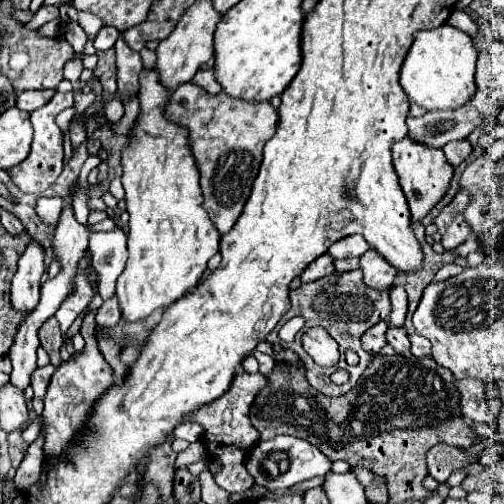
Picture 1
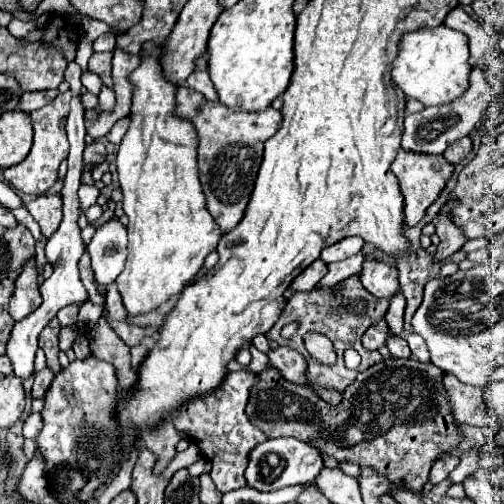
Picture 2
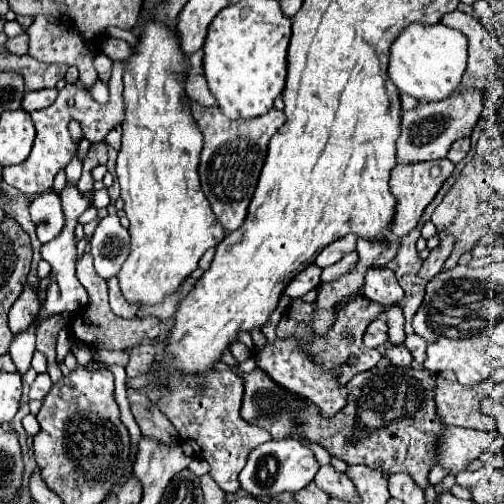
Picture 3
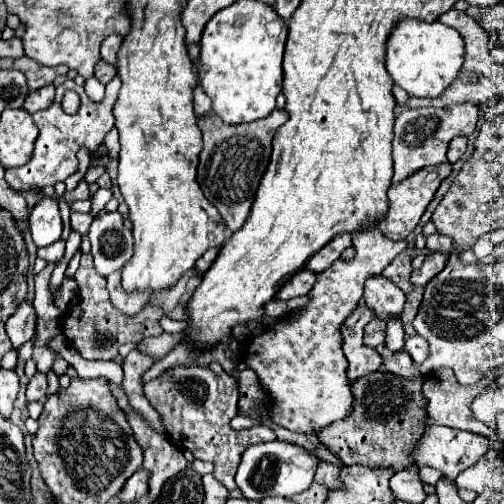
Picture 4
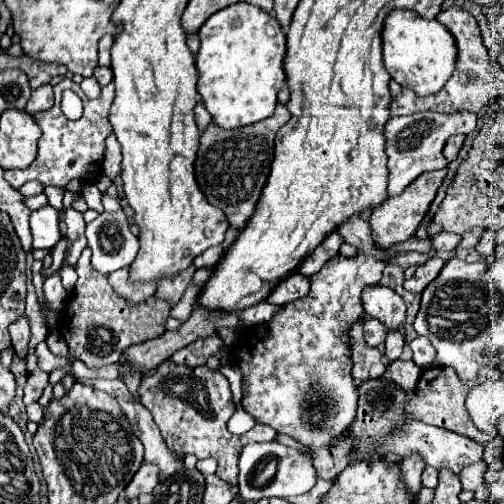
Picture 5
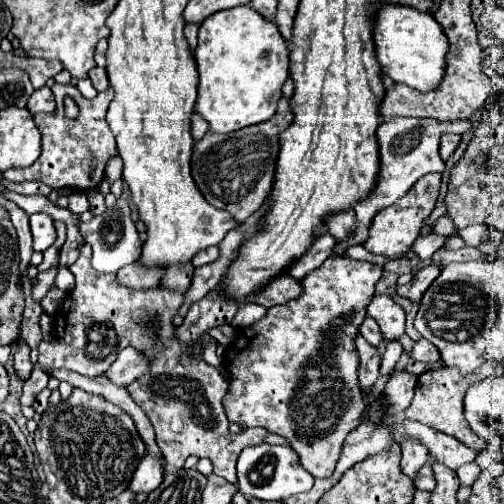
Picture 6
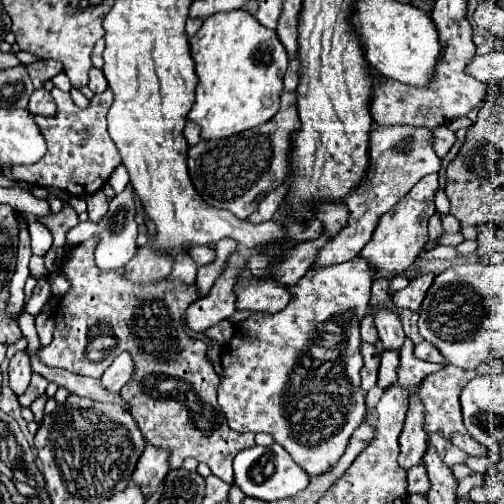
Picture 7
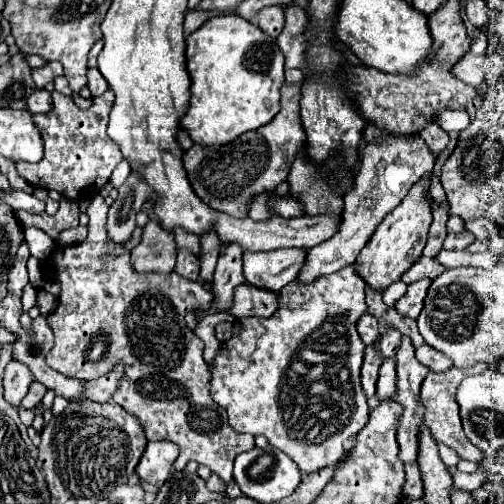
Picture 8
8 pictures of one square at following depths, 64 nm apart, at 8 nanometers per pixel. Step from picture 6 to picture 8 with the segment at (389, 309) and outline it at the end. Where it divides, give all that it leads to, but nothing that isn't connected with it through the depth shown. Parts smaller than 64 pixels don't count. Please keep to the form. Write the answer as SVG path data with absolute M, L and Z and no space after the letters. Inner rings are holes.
M388 328L382 334L382 338L380 338L380 352L384 354L384 358L394 358L396 356L400 340L402 340L402 334L396 328Z

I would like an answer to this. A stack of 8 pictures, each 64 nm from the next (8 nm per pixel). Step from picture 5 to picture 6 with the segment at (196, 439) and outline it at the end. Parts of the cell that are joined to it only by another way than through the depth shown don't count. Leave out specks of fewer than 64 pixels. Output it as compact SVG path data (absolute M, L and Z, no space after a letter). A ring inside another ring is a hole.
M88 244L80 248L80 258L70 266L72 274L76 276L74 290L64 298L60 310L56 312L56 338L51 341L41 341L38 344L38 364L41 368L68 368L74 372L80 372L84 376L98 376L108 370L108 366L114 362L118 352L126 346L134 346L138 350L148 352L152 356L152 368L148 374L140 376L136 382L128 386L128 392L148 412L148 418L152 420L152 426L156 430L156 440L166 456L168 466L180 468L188 456L198 458L210 458L214 464L214 472L222 476L224 480L236 484L236 460L240 452L246 446L256 446L264 442L264 438L270 434L266 428L248 428L240 434L230 434L228 430L228 418L224 412L222 398L228 394L228 380L210 364L204 360L188 358L188 348L180 348L174 338L174 326L172 320L176 316L178 306L182 304L182 294L176 296L176 292L164 292L164 288L154 288L150 292L128 292L128 288L120 288L116 284L114 274L100 274L94 272L90 266L92 250Z

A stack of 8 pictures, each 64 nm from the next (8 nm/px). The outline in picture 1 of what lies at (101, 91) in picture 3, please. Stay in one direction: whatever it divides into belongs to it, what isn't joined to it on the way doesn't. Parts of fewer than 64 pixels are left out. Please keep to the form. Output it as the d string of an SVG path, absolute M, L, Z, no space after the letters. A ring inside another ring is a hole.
M116 98L116 100L110 100L110 102L108 102L106 118L108 118L112 124L118 124L118 122L122 120L122 116L124 116L124 108L122 108L120 100L118 100L118 98Z

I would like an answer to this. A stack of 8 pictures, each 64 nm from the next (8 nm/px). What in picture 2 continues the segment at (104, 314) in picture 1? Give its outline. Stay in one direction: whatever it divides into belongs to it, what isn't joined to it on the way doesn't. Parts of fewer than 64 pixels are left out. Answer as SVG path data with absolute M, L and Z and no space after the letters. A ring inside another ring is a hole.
M112 284L112 286L108 288L104 310L106 310L106 316L108 316L108 320L124 320L124 318L126 318L124 304L120 304L120 294L118 294L118 288L116 288L116 284Z

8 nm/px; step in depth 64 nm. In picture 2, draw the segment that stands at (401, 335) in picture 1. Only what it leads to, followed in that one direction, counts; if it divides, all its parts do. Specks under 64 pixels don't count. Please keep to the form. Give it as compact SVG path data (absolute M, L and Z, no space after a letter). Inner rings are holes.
M390 336L390 338L388 338L388 342L386 342L386 346L390 348L392 356L396 356L396 358L408 358L408 356L410 356L408 342L406 342L406 340L402 340L400 336Z

